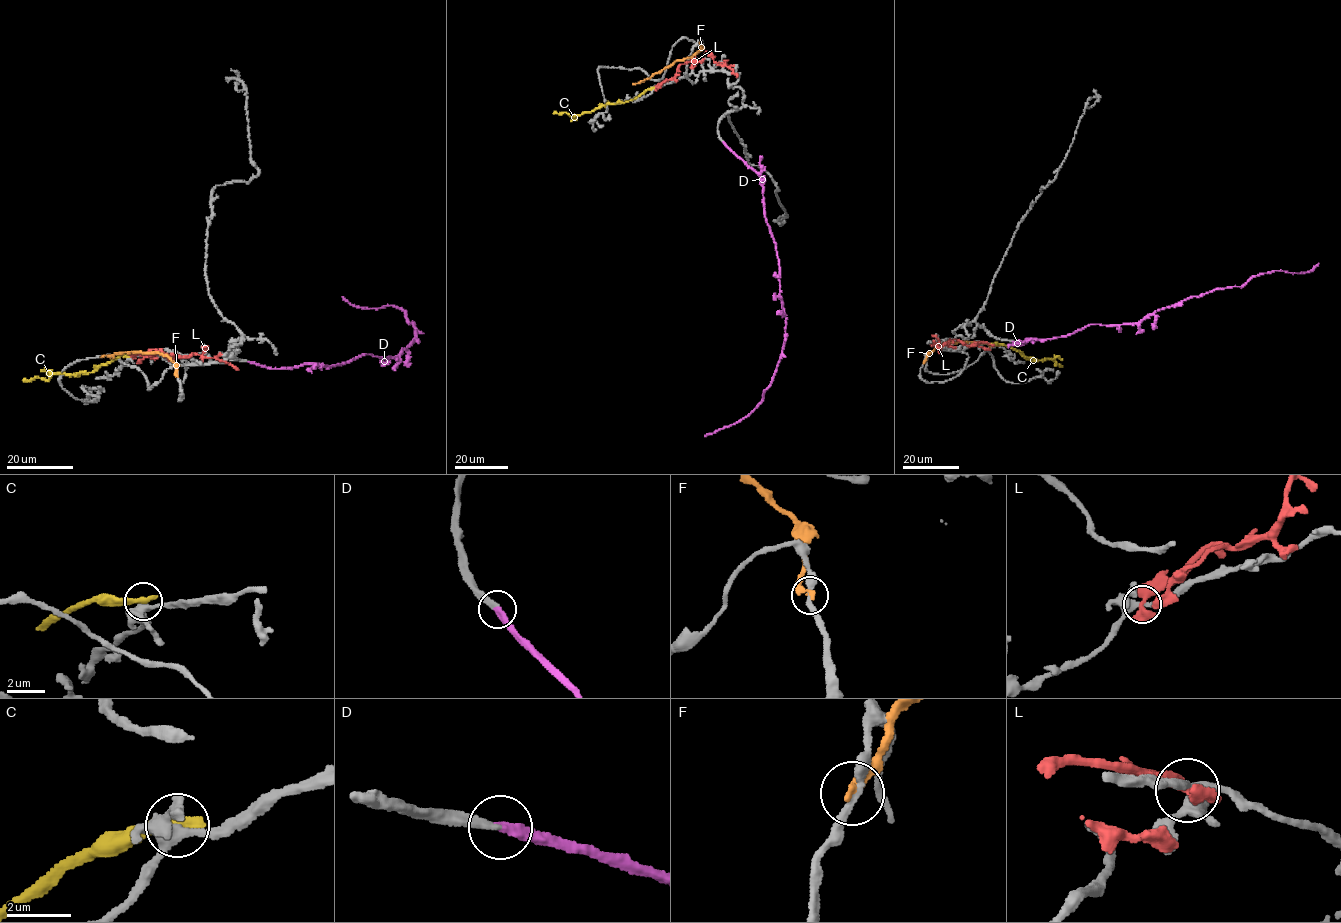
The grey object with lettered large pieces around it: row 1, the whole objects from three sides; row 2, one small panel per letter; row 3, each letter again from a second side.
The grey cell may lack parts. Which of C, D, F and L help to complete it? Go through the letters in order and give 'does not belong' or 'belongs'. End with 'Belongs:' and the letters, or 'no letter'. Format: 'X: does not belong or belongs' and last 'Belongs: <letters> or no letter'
C: does not belong
D: belongs
F: does not belong
L: does not belong
Belongs: D

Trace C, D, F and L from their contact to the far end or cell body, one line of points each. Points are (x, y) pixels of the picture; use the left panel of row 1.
C: (130, 355), (98, 365), (90, 373), (22, 379)
D: (249, 362), (333, 366), (365, 354), (397, 357), (415, 338), (403, 310), (360, 307), (342, 297)
F: (177, 376), (174, 363), (157, 352), (124, 352), (101, 357)
L: (133, 357), (138, 354), (152, 357), (149, 349), (162, 350), (180, 358), (195, 354), (216, 357), (238, 370)

